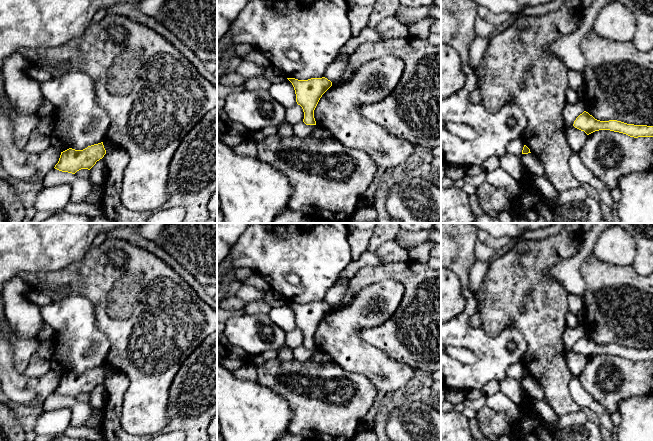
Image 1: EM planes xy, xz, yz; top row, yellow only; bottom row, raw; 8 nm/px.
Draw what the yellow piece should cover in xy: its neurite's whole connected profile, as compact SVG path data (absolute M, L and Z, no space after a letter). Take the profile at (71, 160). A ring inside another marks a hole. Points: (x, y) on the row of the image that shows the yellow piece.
M103 142L88 146L83 150L69 148L61 152L55 169L75 174L81 169L90 170L106 154Z

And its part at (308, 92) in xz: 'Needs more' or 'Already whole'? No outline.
Already whole

